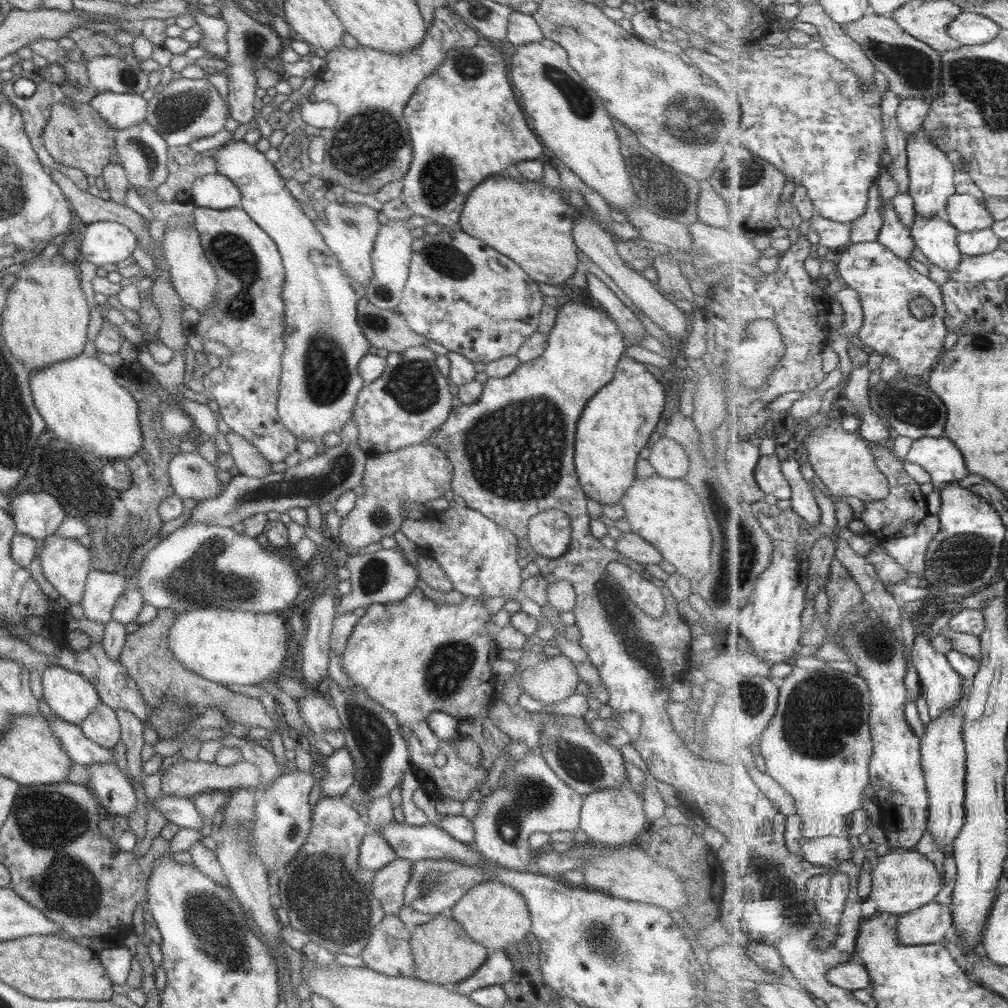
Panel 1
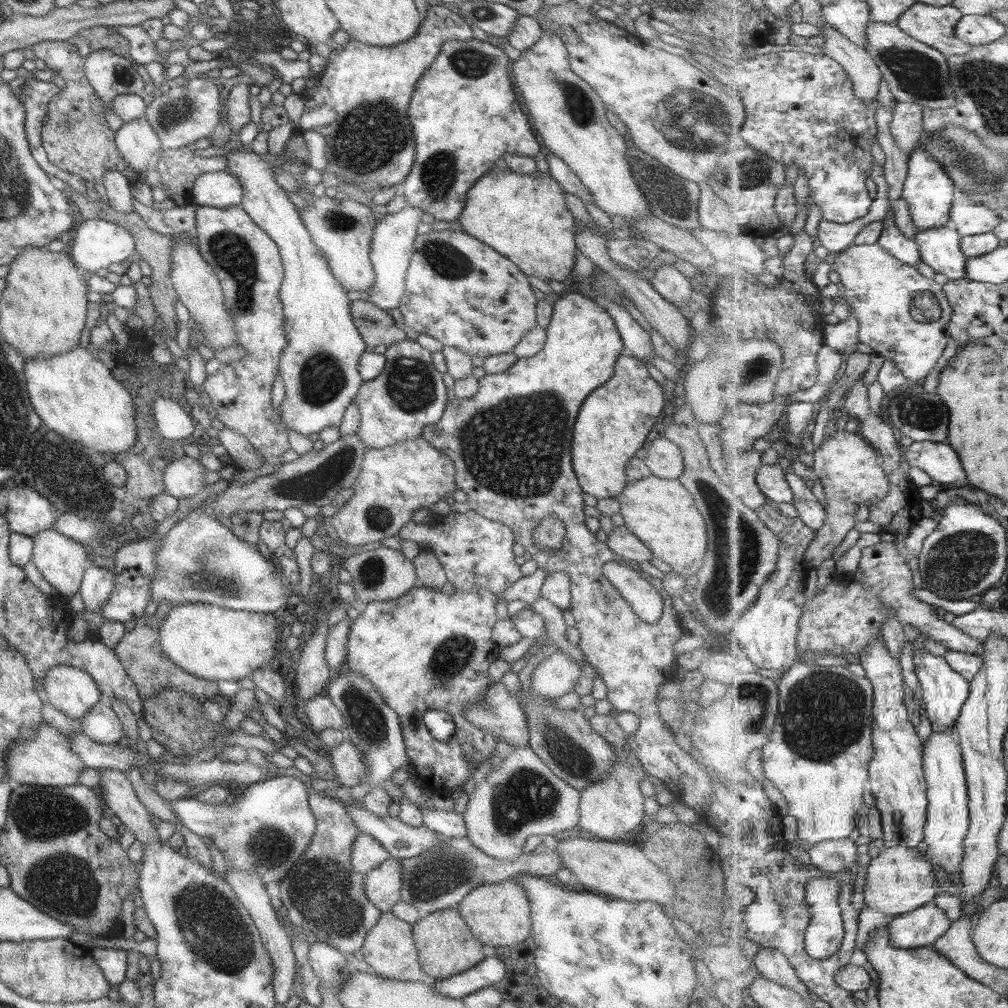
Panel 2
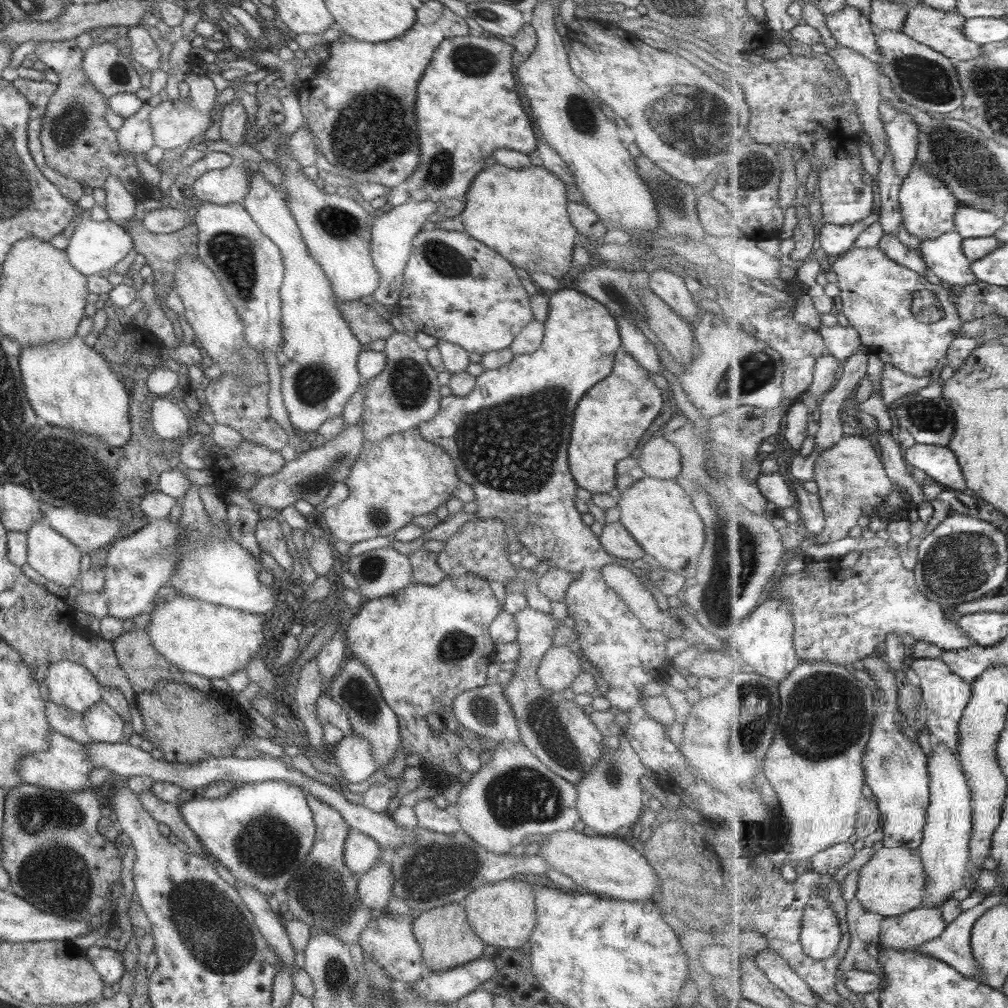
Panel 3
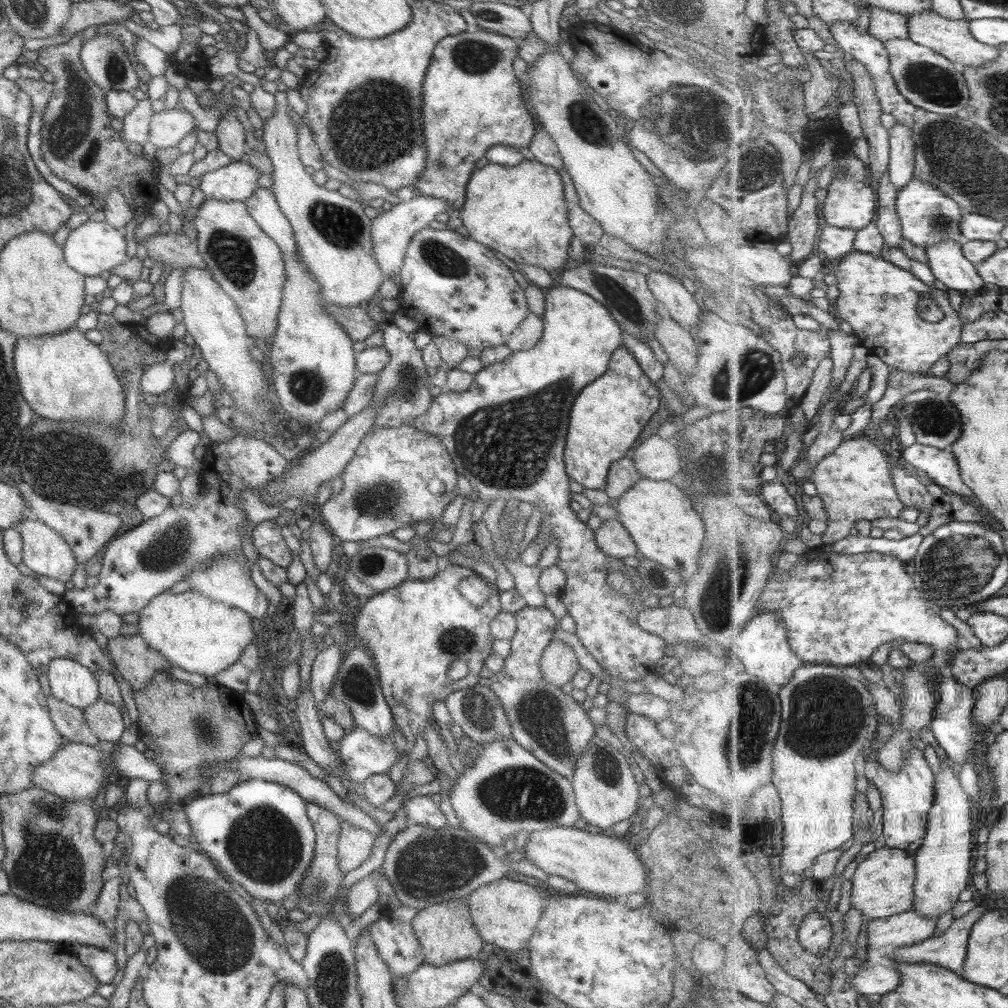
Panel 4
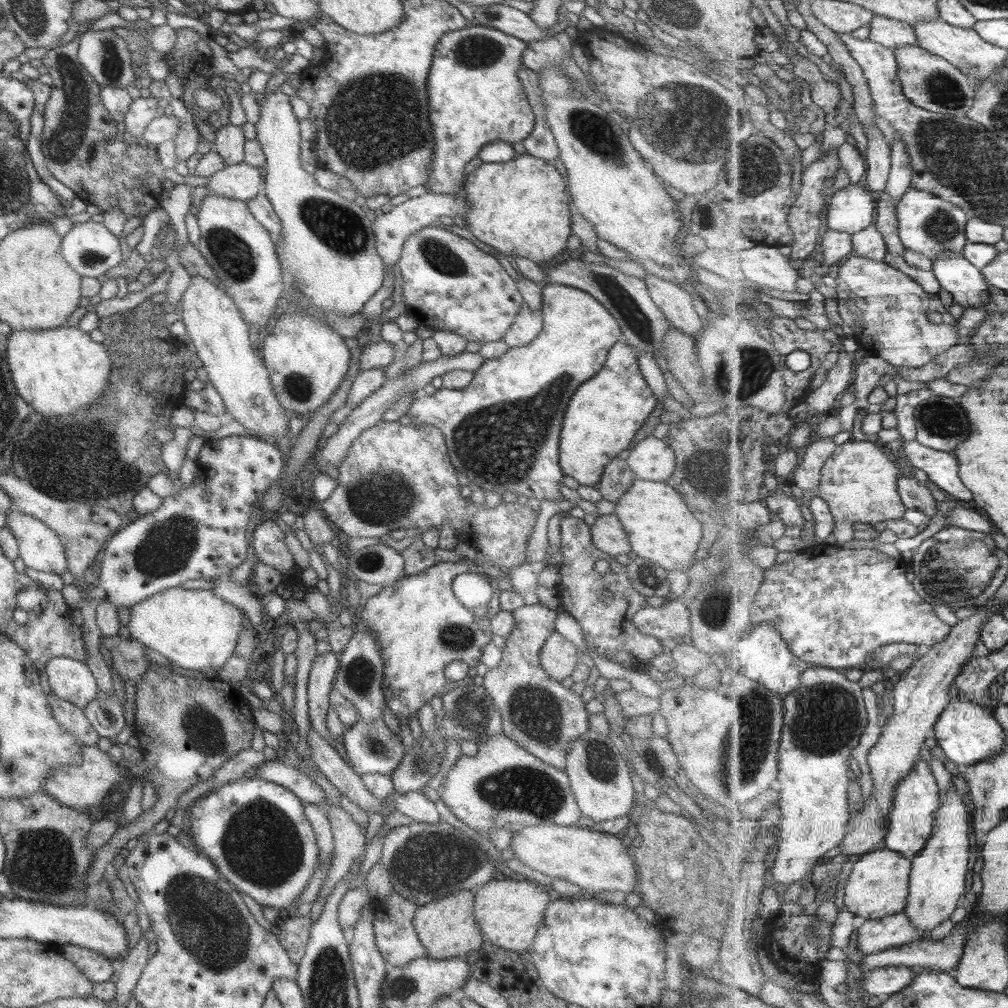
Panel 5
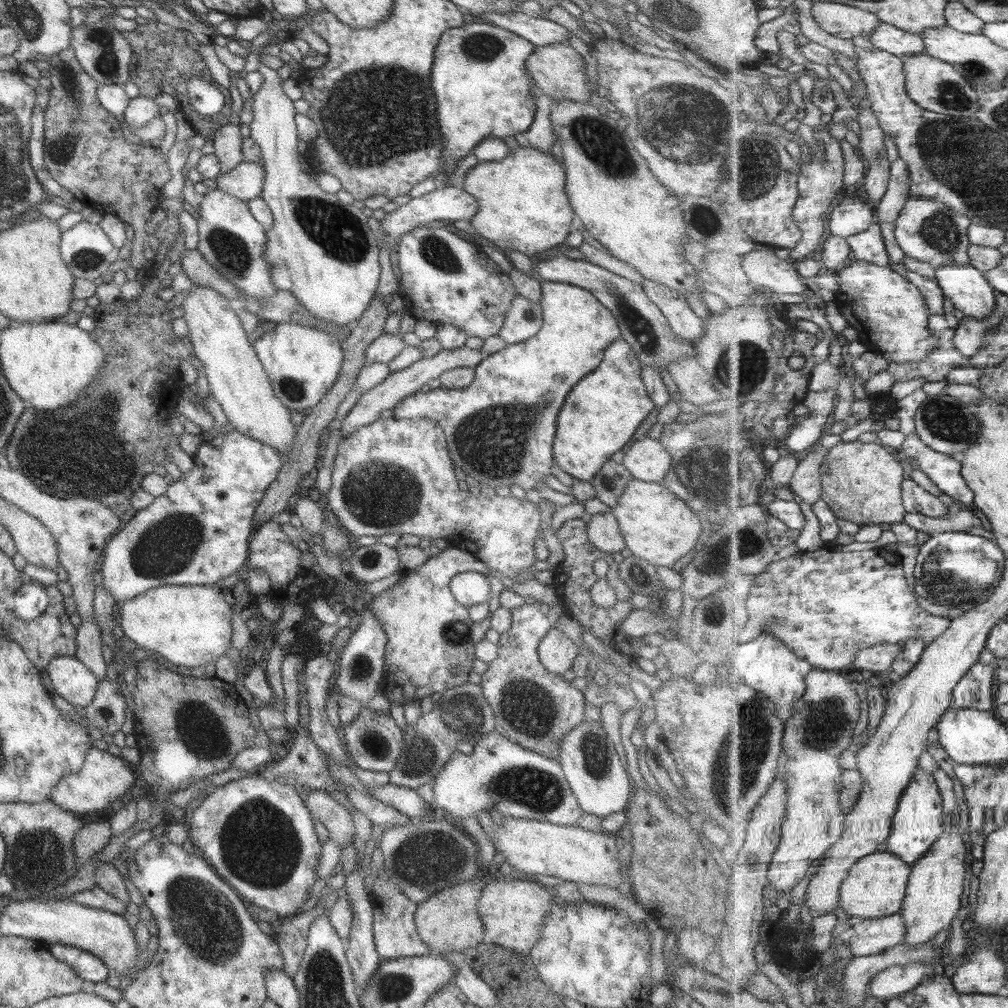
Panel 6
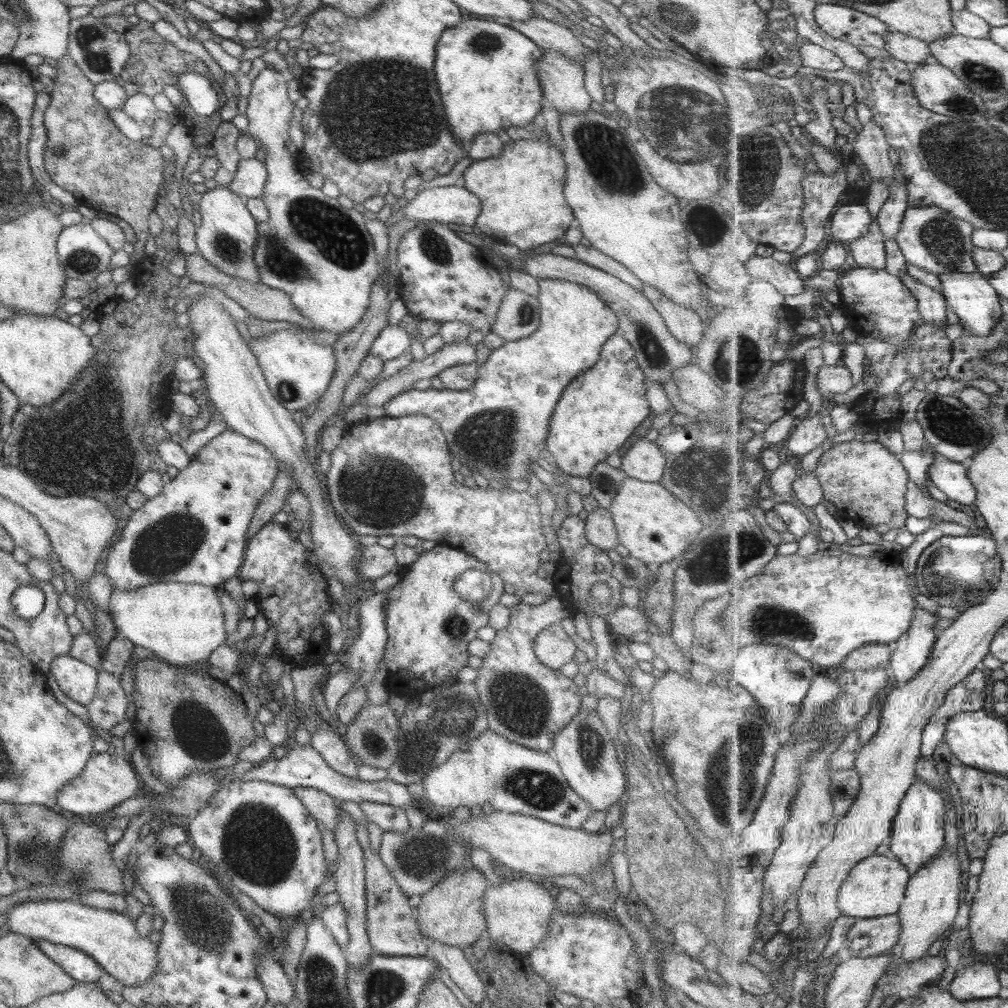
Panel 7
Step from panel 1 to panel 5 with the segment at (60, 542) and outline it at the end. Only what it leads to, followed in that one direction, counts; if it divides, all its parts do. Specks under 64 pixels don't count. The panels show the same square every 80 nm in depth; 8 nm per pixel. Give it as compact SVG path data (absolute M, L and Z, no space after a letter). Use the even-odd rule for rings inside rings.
M10 507L6 527L17 541L18 557L25 567L59 576L67 571L64 548L46 524Z

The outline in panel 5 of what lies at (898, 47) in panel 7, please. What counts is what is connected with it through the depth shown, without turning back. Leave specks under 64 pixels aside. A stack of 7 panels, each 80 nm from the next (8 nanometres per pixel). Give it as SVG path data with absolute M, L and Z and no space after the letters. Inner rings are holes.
M877 14L870 22L869 38L893 50L901 45L919 45L914 27L909 23Z

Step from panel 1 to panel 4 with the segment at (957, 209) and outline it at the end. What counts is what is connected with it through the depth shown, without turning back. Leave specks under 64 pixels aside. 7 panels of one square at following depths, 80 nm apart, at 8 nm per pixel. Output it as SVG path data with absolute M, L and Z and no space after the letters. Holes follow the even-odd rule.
M965 213L962 218L961 232L964 240L983 239L997 241L1002 238L1001 231L1007 224L995 217L979 214Z

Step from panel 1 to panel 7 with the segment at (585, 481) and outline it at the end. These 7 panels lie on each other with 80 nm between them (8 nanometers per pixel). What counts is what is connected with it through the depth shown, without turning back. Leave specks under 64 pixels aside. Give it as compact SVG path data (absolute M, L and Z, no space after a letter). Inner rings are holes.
M611 335L599 350L597 362L592 368L579 373L563 389L551 417L547 422L546 452L563 474L585 478L593 467L615 452L648 416L650 410L644 397L645 376L634 360L634 351L622 336Z

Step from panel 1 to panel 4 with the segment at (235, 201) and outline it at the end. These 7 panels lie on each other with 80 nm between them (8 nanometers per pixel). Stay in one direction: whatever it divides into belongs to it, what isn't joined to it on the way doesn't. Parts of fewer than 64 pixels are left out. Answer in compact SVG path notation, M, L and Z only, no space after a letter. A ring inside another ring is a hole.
M231 160L227 166L200 176L196 188L201 190L204 200L244 202L261 182L258 172L250 164Z

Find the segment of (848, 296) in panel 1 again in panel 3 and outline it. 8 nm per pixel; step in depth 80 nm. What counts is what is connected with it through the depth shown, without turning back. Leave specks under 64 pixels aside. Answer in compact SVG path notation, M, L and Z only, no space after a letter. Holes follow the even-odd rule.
M820 326L818 332L821 333L826 341L830 354L839 359L841 366L847 359L857 355L859 346L862 345L859 332L855 326Z

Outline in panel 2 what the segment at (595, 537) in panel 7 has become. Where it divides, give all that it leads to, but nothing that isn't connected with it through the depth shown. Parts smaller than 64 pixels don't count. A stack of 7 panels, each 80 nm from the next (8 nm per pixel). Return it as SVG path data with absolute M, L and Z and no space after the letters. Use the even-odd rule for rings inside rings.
M612 526L607 536L607 548L629 565L635 566L641 562L648 562L654 557L645 544L624 526Z

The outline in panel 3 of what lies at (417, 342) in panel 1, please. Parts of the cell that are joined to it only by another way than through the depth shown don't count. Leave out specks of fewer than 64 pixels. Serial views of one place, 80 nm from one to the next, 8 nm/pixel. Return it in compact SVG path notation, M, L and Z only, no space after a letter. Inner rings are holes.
M359 300L338 302L337 310L360 345L381 339L385 341L393 333L394 329L388 320L382 319L373 308Z

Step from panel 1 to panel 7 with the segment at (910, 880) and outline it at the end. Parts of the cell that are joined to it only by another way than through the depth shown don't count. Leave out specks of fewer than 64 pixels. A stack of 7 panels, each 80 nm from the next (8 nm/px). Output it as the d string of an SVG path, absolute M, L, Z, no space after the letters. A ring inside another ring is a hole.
M870 856L854 866L842 884L838 895L839 909L843 915L850 915L855 919L872 919L898 914L906 899L906 890L911 877L912 872L897 857Z

